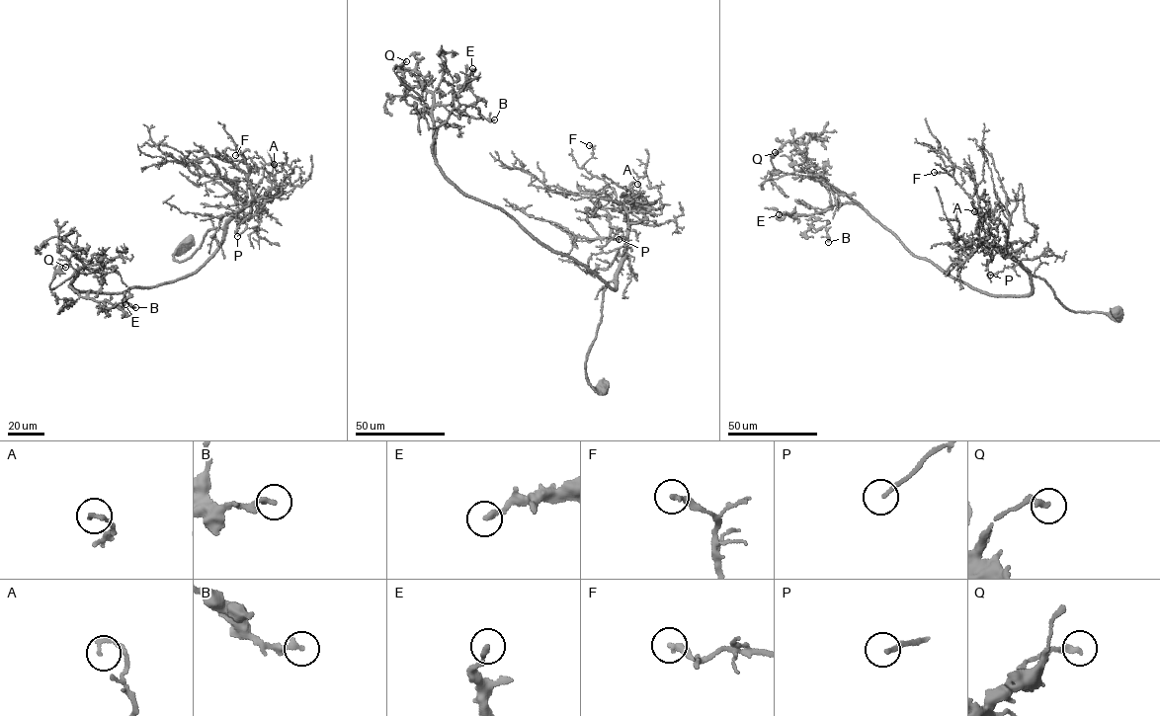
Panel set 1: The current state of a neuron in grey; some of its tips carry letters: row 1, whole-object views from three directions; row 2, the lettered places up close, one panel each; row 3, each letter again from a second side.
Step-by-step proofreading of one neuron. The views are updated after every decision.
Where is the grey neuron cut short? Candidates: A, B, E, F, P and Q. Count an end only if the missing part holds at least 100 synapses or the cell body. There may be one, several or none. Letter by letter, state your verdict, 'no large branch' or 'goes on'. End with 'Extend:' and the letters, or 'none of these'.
A: no large branch
B: no large branch
E: no large branch
F: no large branch
P: no large branch
Q: no large branch
Extend: none of these

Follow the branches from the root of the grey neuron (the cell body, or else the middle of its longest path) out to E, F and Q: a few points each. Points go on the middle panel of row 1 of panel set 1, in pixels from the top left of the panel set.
E: (603, 386), (591, 386), (585, 363), (614, 281), (465, 196), (433, 155), (437, 128), (472, 68)
F: (603, 386), (591, 386), (585, 363), (627, 227), (625, 210), (612, 188), (582, 167), (593, 153), (589, 145)
Q: (603, 386), (591, 386), (585, 363), (614, 281), (543, 246), (447, 177), (426, 103), (393, 70), (406, 61)

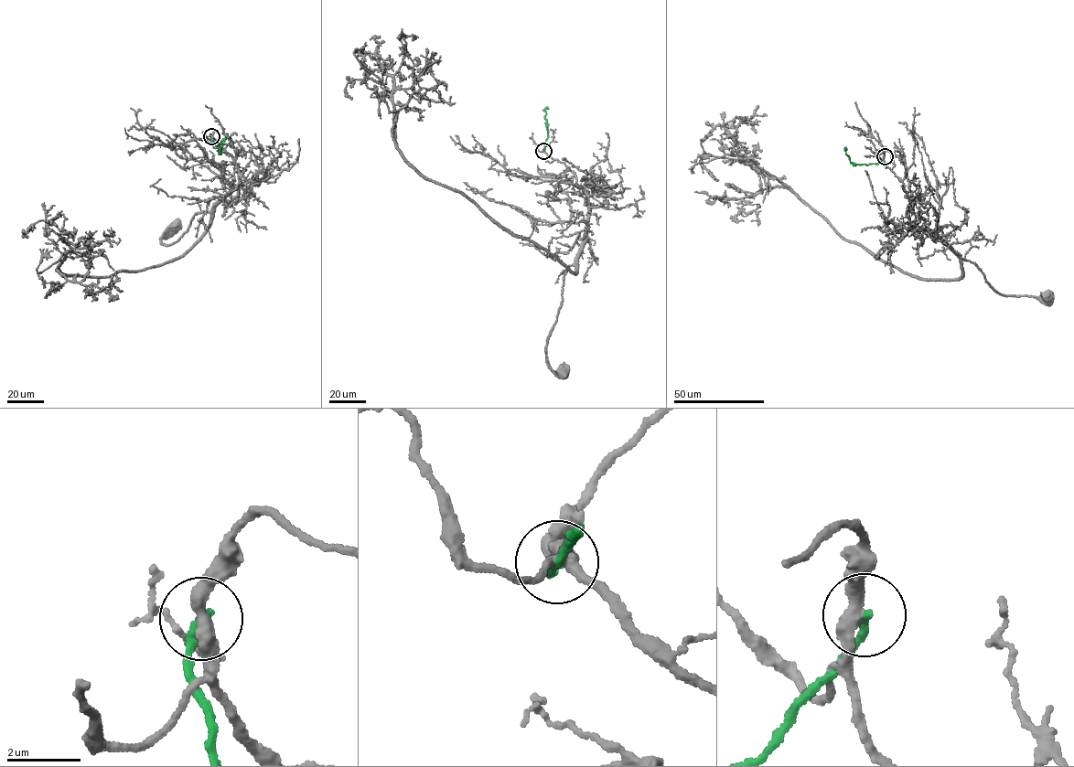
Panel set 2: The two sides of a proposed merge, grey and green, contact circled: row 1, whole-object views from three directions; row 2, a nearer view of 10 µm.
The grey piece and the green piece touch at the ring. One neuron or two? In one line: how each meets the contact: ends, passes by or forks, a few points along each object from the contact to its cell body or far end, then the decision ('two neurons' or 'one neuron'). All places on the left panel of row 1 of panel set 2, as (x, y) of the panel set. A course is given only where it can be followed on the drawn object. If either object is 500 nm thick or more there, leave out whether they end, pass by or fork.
grey passes by; green ends; course grey (211, 136), (233, 147), (240, 183), (209, 211), (195, 215), (179, 239), (162, 244), (159, 238), (176, 226); course green (211, 136), (213, 146), (220, 154), (221, 142), (226, 138); two neurons

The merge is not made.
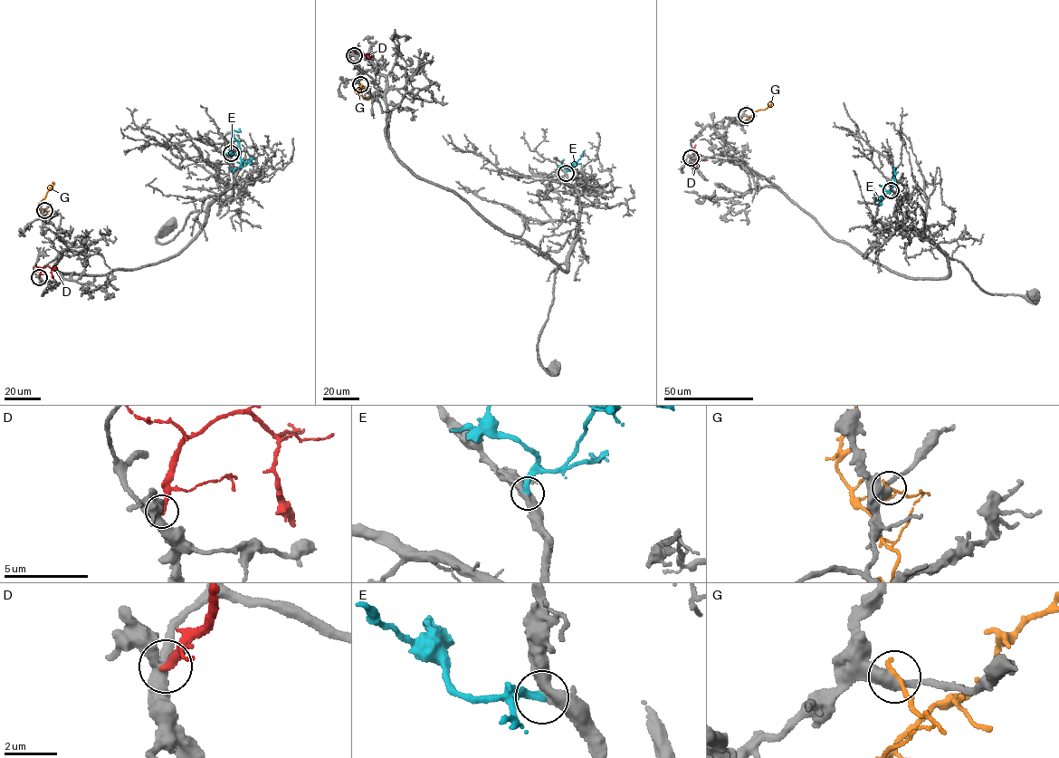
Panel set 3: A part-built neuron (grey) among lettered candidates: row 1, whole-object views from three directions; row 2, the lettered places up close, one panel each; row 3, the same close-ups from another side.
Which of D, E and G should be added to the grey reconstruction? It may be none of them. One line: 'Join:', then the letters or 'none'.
Join: E

